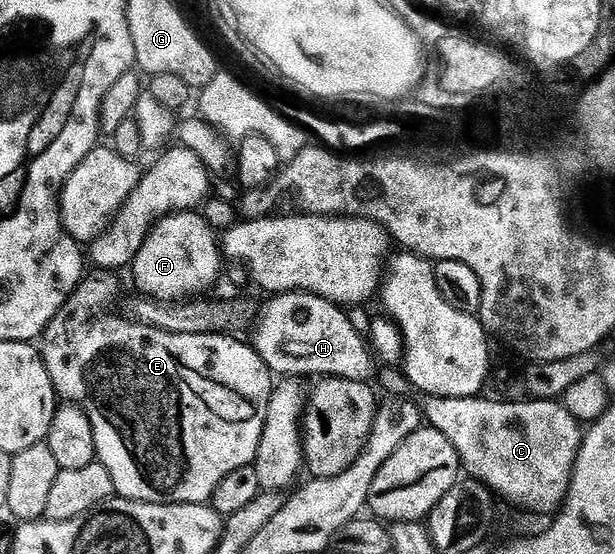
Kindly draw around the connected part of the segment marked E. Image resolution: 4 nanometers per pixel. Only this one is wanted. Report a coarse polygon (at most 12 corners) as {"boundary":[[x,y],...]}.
{"boundary":[[99,315],[41,339],[115,495],[207,503],[254,464],[273,374],[234,334]]}

